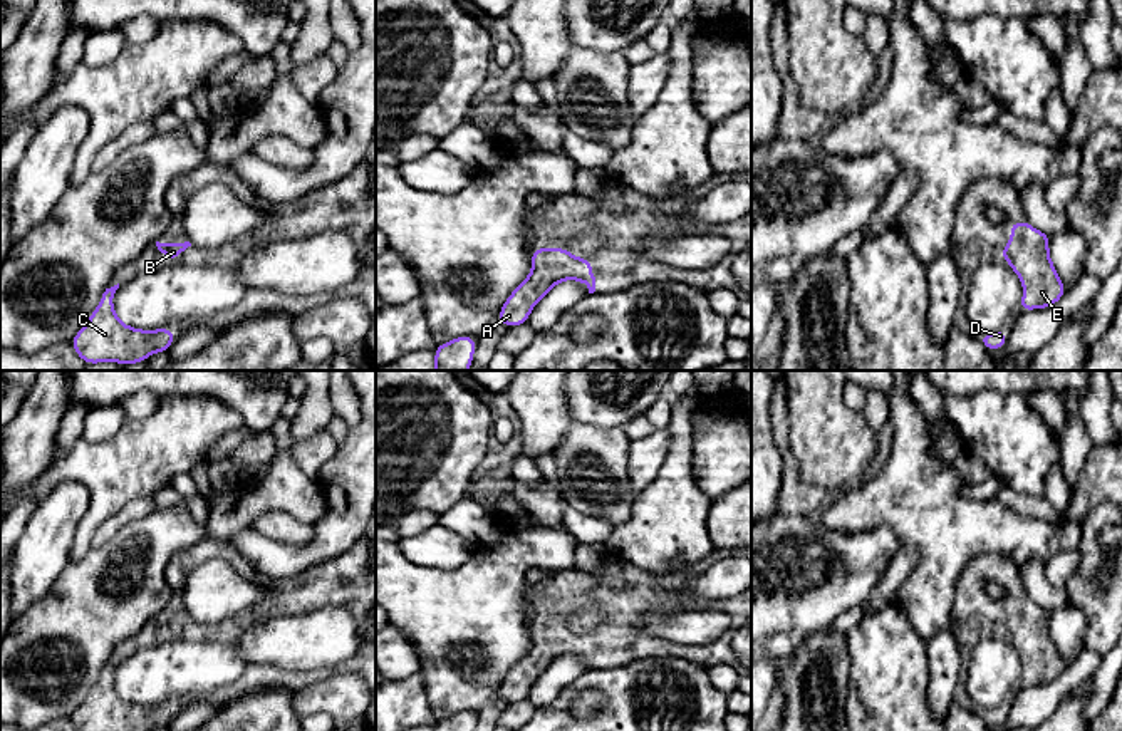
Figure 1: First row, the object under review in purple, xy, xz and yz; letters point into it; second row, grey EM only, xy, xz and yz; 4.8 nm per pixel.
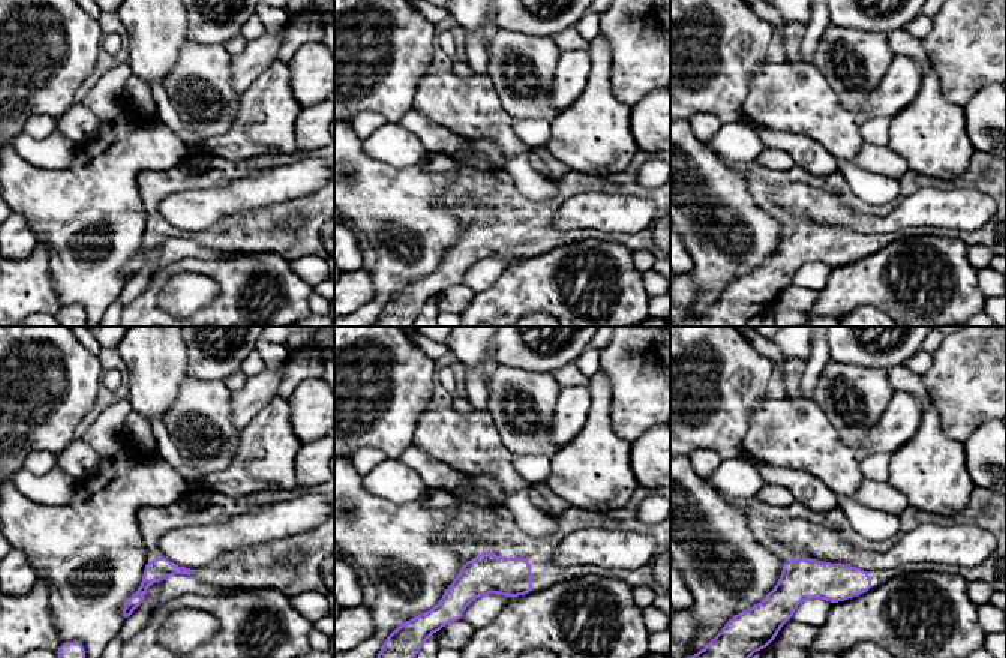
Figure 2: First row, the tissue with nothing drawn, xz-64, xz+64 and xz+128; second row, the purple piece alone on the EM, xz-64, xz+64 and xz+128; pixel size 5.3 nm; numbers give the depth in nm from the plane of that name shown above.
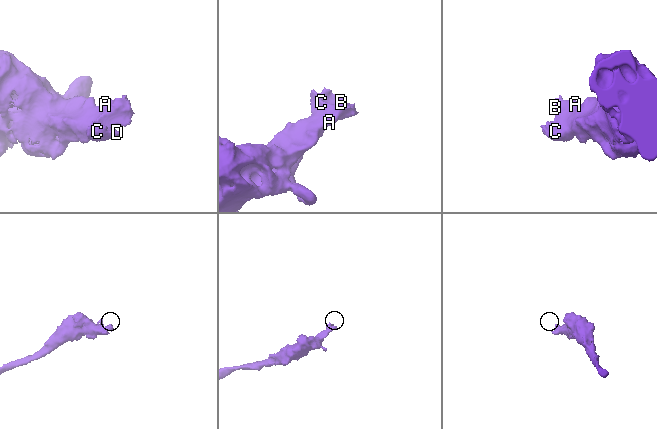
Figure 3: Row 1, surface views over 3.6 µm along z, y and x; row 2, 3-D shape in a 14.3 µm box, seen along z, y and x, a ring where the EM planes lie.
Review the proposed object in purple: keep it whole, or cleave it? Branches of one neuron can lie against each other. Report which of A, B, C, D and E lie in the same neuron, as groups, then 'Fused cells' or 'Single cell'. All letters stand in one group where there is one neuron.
Groups: A B C D E. Single cell

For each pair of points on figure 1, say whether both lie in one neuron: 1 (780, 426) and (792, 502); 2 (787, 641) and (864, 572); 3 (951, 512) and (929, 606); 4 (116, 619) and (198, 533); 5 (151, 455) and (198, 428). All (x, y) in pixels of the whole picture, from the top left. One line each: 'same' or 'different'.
1: same
2: different
3: same
4: same
5: same

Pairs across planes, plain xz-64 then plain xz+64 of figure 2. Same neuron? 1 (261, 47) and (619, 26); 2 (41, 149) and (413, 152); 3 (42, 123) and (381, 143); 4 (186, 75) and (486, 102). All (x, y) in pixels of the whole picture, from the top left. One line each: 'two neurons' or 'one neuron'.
1: two neurons
2: one neuron
3: two neurons
4: two neurons

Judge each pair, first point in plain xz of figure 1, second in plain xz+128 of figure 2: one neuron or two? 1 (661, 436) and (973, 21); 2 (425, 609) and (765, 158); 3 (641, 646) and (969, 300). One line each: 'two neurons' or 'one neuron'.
1: two neurons
2: two neurons
3: two neurons

